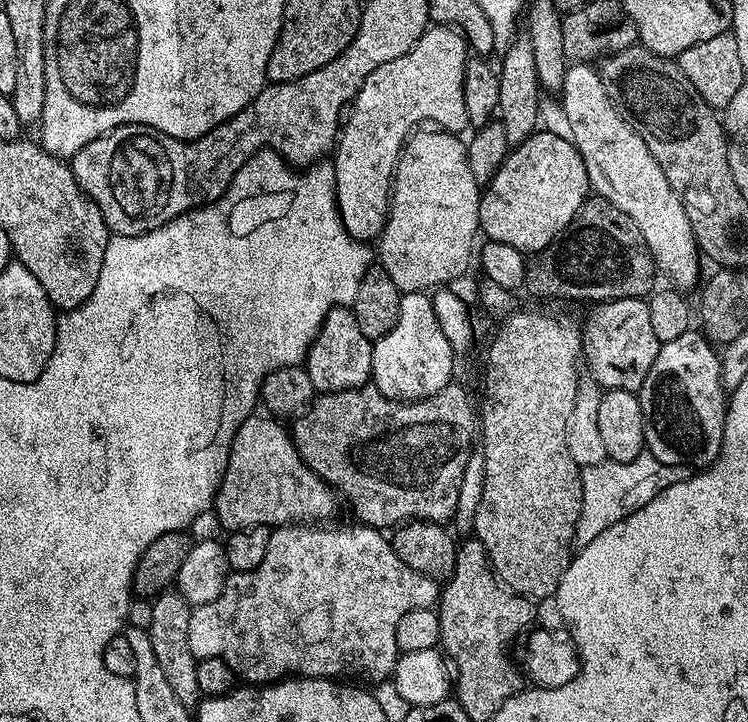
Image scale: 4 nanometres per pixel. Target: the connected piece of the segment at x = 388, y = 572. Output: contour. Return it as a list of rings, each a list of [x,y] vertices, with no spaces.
[[[293,522],[283,526],[272,528],[270,534],[270,546],[266,546],[266,554],[262,557],[262,562],[258,562],[258,566],[249,572],[232,572],[222,586],[222,594],[218,594],[218,598],[214,598],[214,602],[206,602],[205,604],[197,604],[193,607],[190,614],[190,650],[195,654],[197,660],[205,660],[206,658],[222,658],[222,662],[226,662],[226,666],[230,666],[232,671],[236,673],[241,681],[247,682],[252,686],[267,686],[277,680],[291,677],[295,674],[297,677],[302,676],[323,676],[325,678],[347,678],[352,682],[368,682],[364,680],[372,680],[371,682],[384,682],[389,679],[396,671],[396,657],[400,655],[401,650],[398,646],[398,620],[402,618],[402,614],[406,614],[415,608],[431,608],[440,599],[441,585],[437,583],[433,577],[422,574],[418,570],[410,570],[410,566],[406,566],[406,562],[402,562],[402,558],[398,558],[398,554],[394,554],[389,537],[383,531],[367,527],[359,522],[352,522],[349,528],[324,528],[328,526],[313,526],[308,522]]]

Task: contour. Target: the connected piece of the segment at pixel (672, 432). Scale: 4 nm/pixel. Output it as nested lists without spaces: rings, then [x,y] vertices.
[[[690,330],[671,342],[661,344],[658,358],[654,358],[654,366],[650,366],[650,374],[646,374],[646,382],[642,382],[638,395],[644,415],[646,451],[658,462],[670,466],[685,465],[691,470],[703,470],[716,463],[722,451],[728,396],[720,376],[720,356],[703,331]]]

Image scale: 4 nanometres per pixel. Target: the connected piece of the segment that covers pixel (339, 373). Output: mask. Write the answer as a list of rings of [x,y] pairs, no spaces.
[[[351,307],[331,308],[308,347],[306,367],[317,393],[341,392],[369,383],[372,378],[372,346],[373,341],[362,334],[362,326],[358,326],[358,318]]]

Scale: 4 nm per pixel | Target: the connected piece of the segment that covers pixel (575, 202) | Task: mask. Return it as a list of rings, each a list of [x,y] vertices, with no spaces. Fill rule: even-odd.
[[[537,130],[515,145],[498,166],[494,178],[480,193],[480,232],[488,240],[506,242],[519,252],[535,254],[546,247],[560,231],[580,213],[584,201],[589,199],[590,185],[584,159],[567,135],[556,130]]]

